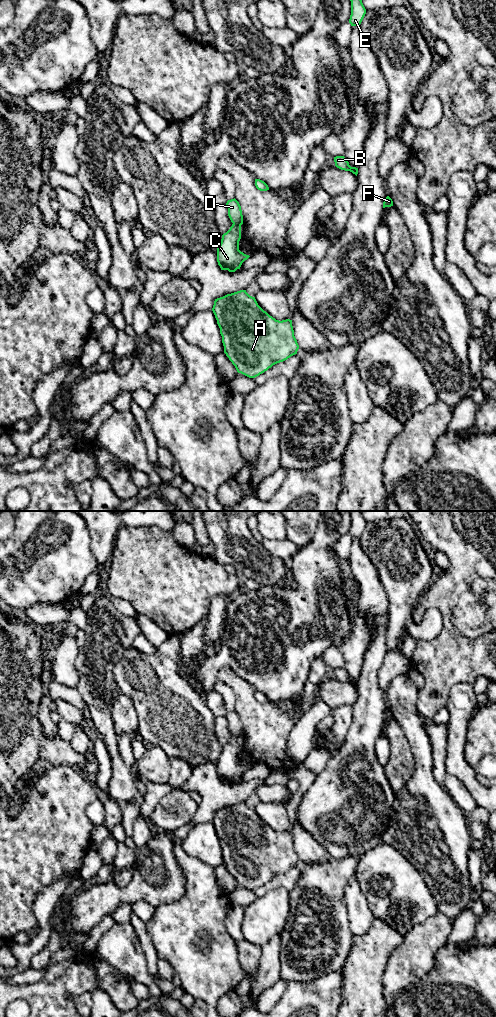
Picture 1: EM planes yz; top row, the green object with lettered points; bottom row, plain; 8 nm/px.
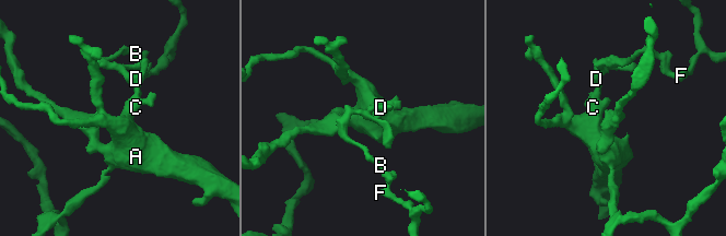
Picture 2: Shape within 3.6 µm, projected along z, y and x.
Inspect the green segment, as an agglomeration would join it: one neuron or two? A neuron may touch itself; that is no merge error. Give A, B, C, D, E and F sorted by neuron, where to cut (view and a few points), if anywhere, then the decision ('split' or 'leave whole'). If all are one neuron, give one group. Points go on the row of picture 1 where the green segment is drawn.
A C / B D E F; cut in yz along (233, 223), (237, 223), (240, 226); split

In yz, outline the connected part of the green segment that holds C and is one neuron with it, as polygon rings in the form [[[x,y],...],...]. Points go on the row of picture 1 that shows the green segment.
[[[232,224],[230,229],[222,235],[221,243],[217,248],[217,262],[221,270],[235,272],[250,256],[239,250],[241,226]]]

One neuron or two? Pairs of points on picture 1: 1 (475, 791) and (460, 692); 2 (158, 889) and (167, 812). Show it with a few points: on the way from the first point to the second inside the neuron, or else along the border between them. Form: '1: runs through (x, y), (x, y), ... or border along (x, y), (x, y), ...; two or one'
1: runs through (458, 766), (457, 724), (459, 717); one
2: border along (159, 831), (165, 831), (170, 834); two

